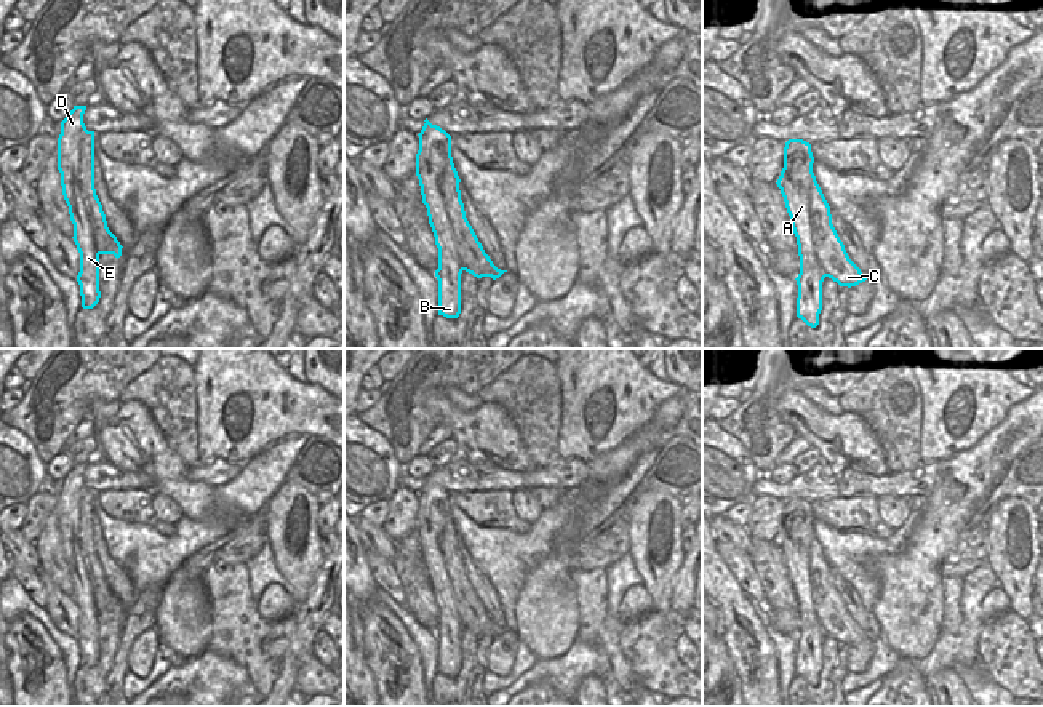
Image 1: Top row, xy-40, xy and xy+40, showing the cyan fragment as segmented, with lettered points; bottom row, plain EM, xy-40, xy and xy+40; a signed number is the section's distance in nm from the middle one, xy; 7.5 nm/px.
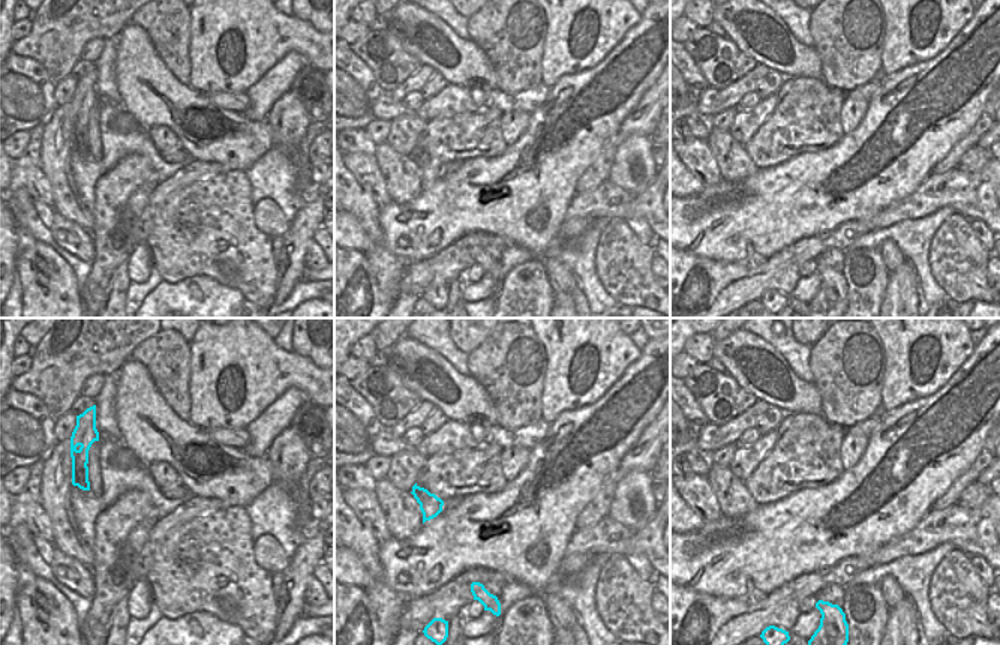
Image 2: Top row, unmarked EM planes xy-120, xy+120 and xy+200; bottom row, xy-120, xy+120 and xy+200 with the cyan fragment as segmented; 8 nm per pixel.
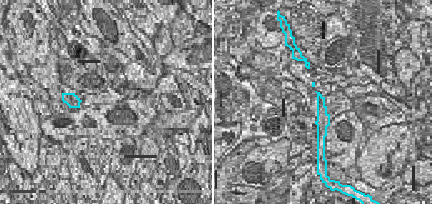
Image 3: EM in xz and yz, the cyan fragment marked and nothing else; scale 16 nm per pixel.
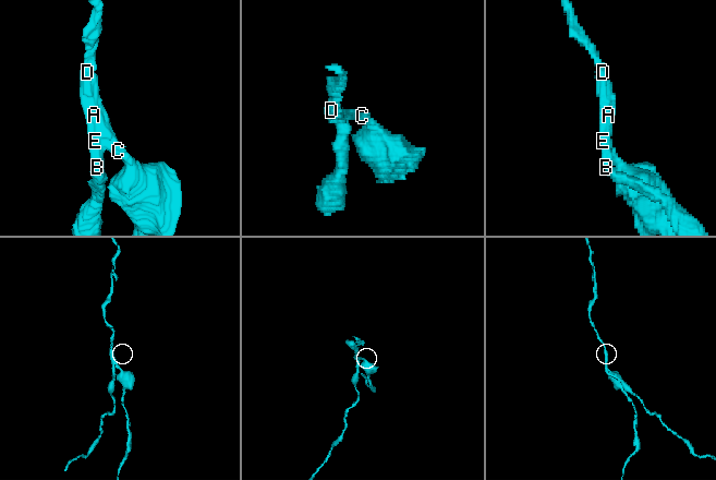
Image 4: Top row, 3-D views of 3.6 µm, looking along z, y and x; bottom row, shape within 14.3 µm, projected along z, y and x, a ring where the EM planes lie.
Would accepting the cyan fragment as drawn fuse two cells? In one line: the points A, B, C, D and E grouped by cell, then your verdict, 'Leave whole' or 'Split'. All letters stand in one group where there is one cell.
Groups: A B D E / C. Split.

